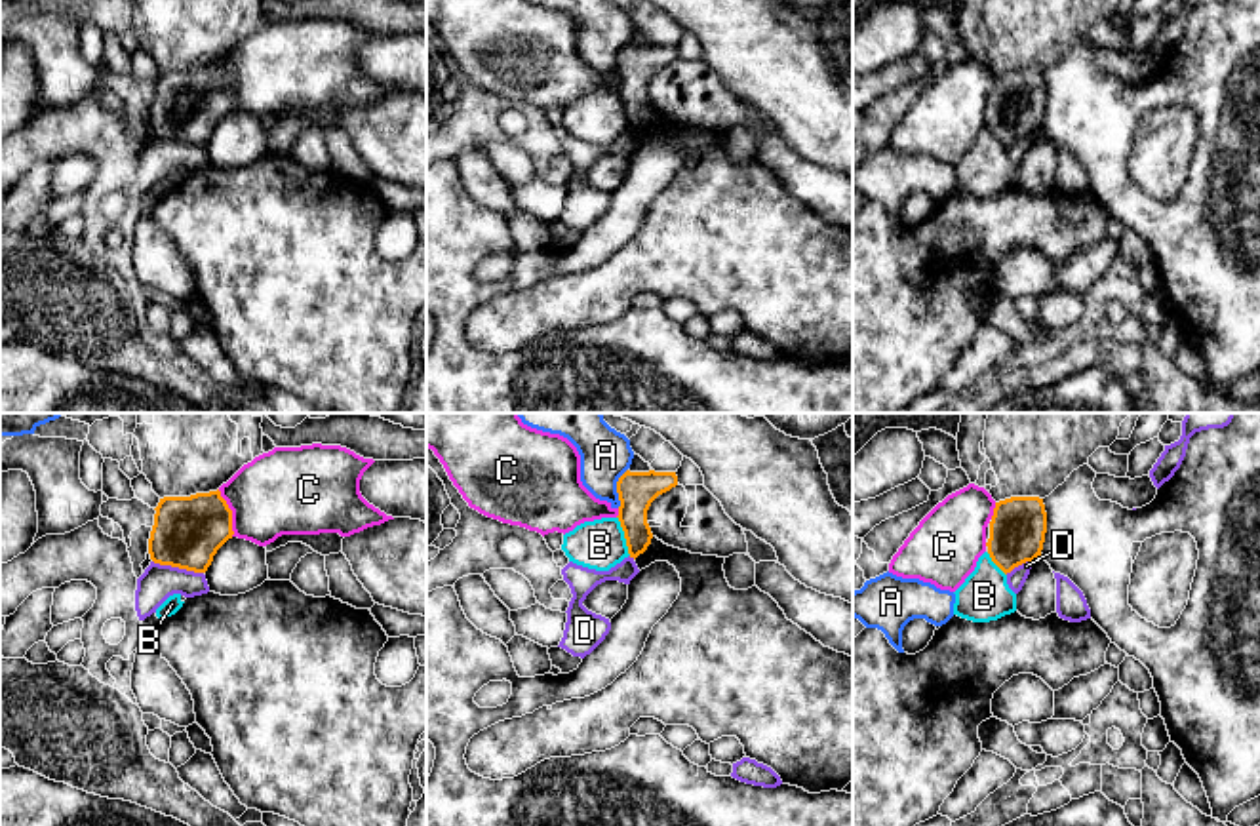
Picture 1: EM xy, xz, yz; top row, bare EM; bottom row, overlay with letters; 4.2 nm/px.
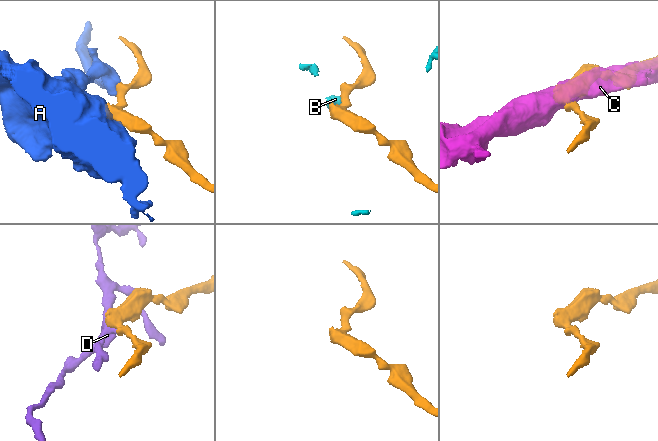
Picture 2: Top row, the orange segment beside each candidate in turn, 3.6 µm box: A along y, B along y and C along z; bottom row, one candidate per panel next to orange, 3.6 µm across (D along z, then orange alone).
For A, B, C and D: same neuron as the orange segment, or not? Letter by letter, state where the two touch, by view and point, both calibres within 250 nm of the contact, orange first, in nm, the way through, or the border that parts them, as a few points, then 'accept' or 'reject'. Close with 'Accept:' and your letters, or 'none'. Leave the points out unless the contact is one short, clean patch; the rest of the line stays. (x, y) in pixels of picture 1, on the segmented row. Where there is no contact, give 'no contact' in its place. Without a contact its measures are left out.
A: xz (617, 488) | 160/220 nm | along xz (627, 469), (617, 482), (617, 507) | reject
B: xz (625, 535) | 160/220 nm | along xz (617, 516), (630, 554) | reject
C: xy (231, 512) | 300/360 nm | reject
D: xy (177, 566) | 300/150 nm | along xy (153, 560), (202, 573) | reject
Accept: none

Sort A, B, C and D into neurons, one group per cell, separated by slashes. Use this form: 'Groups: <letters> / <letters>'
Groups: A / B / C / D

